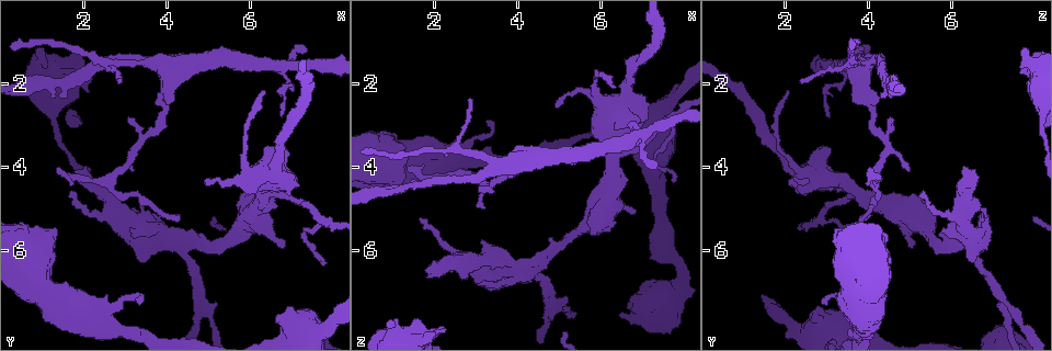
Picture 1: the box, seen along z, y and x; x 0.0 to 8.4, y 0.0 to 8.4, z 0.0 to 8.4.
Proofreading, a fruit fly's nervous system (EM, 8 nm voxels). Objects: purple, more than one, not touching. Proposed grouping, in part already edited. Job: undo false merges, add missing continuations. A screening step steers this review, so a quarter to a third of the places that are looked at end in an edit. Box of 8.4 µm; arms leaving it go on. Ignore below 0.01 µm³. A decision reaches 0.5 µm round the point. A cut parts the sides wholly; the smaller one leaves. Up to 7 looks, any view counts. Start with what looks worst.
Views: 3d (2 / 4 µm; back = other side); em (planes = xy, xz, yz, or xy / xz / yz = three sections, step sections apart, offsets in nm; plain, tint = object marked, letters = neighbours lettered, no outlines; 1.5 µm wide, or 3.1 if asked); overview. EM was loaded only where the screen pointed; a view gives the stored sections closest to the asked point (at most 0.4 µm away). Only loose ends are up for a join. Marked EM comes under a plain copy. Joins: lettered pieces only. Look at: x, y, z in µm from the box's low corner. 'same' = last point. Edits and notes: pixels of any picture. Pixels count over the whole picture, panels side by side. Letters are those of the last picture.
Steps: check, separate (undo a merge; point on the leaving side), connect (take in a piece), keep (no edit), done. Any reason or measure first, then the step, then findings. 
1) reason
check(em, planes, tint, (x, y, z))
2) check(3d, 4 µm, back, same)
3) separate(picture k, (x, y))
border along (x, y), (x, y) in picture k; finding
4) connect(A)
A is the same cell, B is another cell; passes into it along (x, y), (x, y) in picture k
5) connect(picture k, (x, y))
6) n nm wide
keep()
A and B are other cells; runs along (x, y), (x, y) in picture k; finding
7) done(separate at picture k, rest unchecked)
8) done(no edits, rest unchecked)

check(em, yz, step 8, tint, (2.85, 7.35, 3.45))

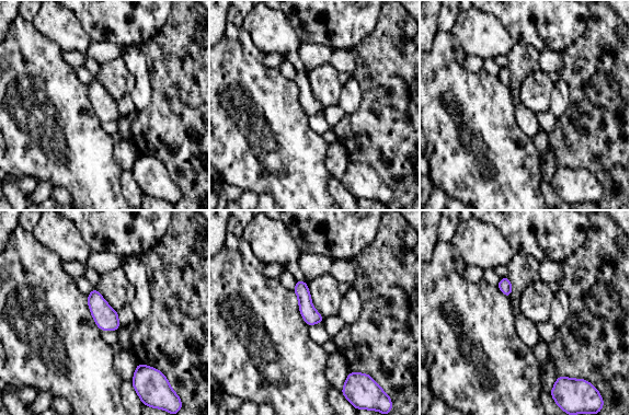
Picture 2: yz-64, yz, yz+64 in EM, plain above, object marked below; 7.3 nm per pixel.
another direction
check(em, planes, letters, same)

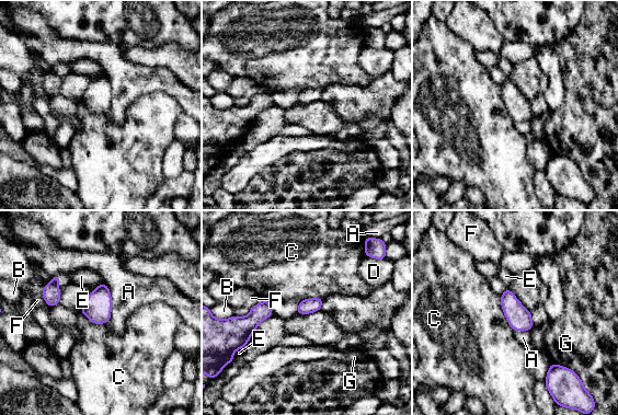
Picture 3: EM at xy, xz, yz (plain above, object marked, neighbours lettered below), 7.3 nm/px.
keep()
A, B, C, D, E, F and G are other cells; border along (103, 281), (111, 298), (107, 322) in picture 3; all the same neuron

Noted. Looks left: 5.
tapers out
check(3d, 4 µm, back, (1.70, 4.65, 5.35))

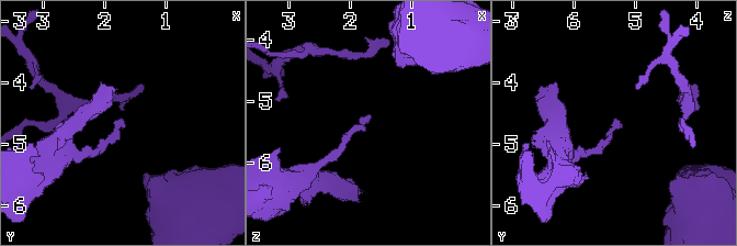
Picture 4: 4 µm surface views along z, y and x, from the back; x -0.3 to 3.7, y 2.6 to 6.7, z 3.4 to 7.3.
check(em, planes, letters, (1.70, 4.60, 5.35))

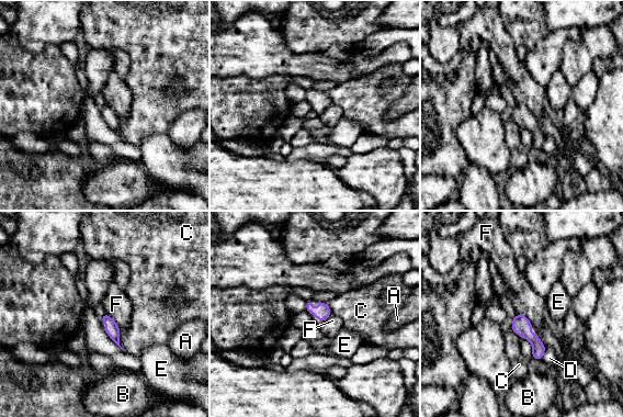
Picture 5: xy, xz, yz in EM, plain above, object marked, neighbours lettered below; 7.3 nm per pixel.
keep()
A, B, C, D, E and F are other cells; no lettered piece goes on from it

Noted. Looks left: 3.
tapers out
check(3d, 2 µm, (6.80, 2.85, 3.05))

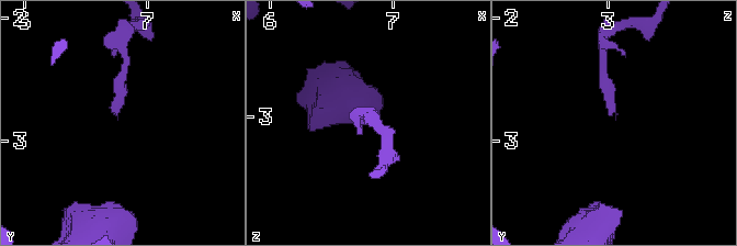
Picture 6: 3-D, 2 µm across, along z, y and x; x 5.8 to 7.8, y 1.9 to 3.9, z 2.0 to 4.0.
check(em, xy, step 8, letters, (6.74, 2.80, 3.06))

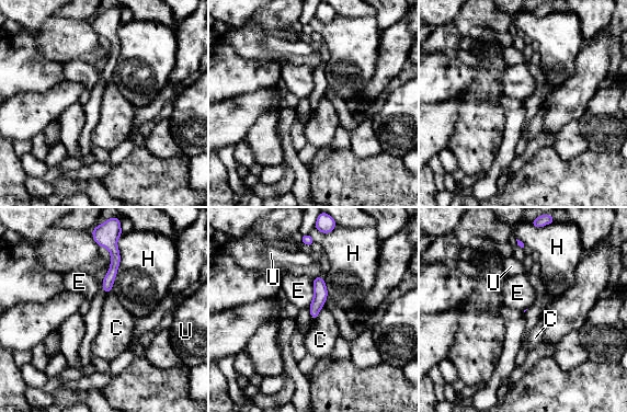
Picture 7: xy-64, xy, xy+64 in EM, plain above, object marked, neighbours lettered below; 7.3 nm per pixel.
keep()
C, E, H and U are other cells; border along (323, 305), (315, 320) in picture 7; none of them fits

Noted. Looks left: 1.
done(no edits, rest unchecked)

